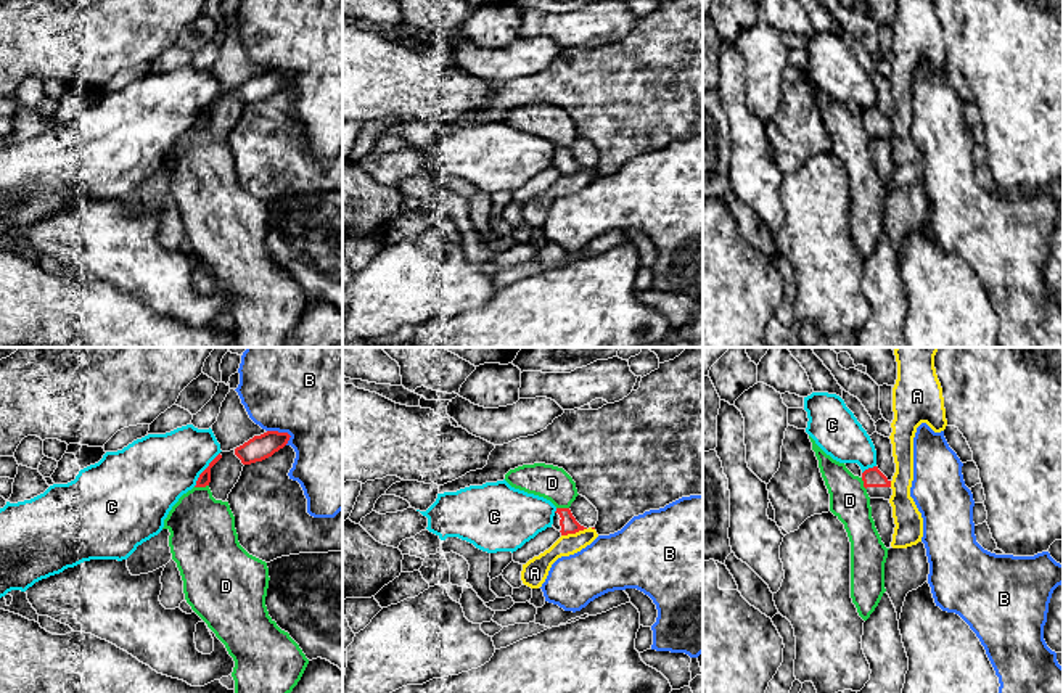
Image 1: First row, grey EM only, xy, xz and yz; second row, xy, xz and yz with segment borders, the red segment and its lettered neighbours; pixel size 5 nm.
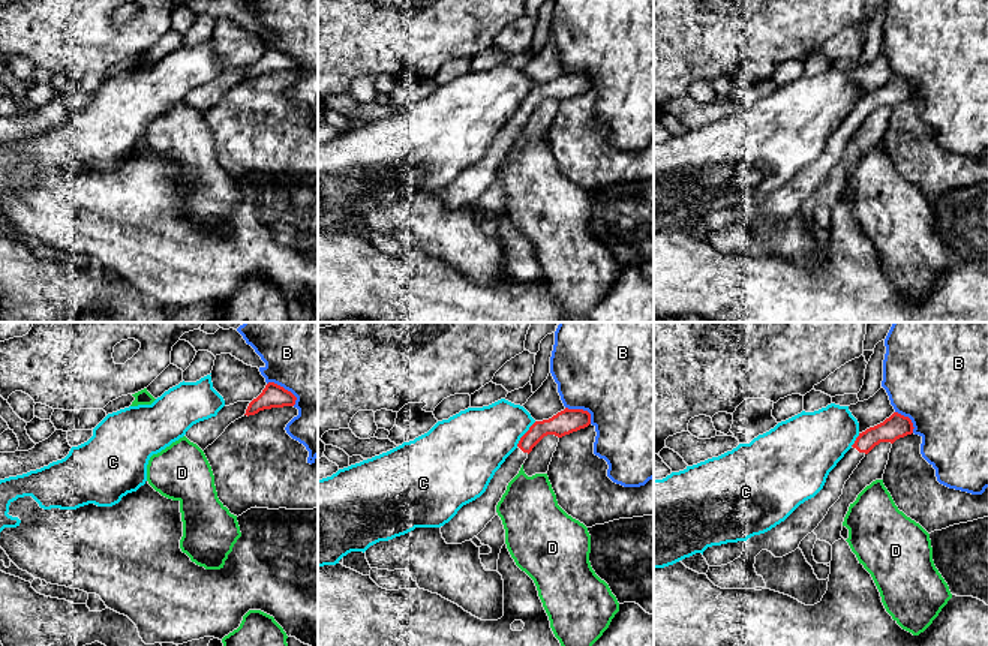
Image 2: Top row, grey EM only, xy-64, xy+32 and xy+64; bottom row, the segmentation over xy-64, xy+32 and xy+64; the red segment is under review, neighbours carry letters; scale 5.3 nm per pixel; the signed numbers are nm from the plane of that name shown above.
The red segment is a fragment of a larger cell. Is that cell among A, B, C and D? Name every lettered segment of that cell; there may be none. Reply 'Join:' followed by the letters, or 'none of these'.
Join: none of these

